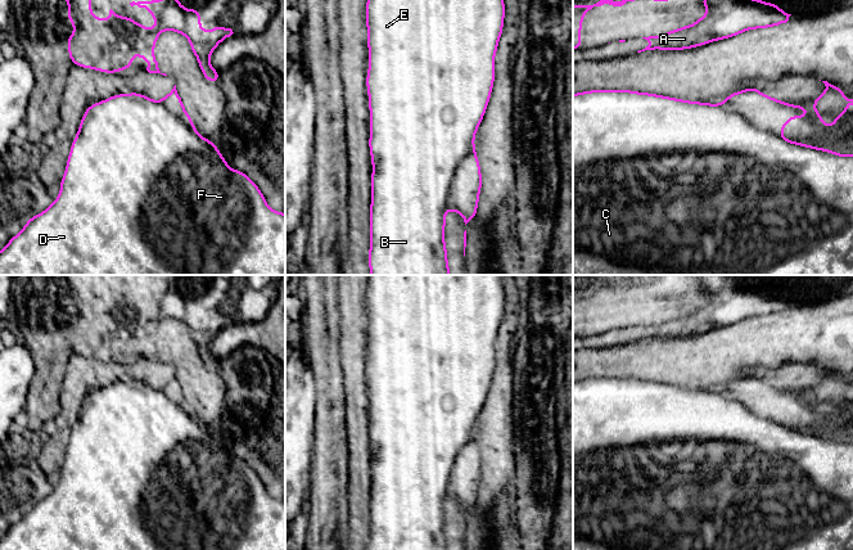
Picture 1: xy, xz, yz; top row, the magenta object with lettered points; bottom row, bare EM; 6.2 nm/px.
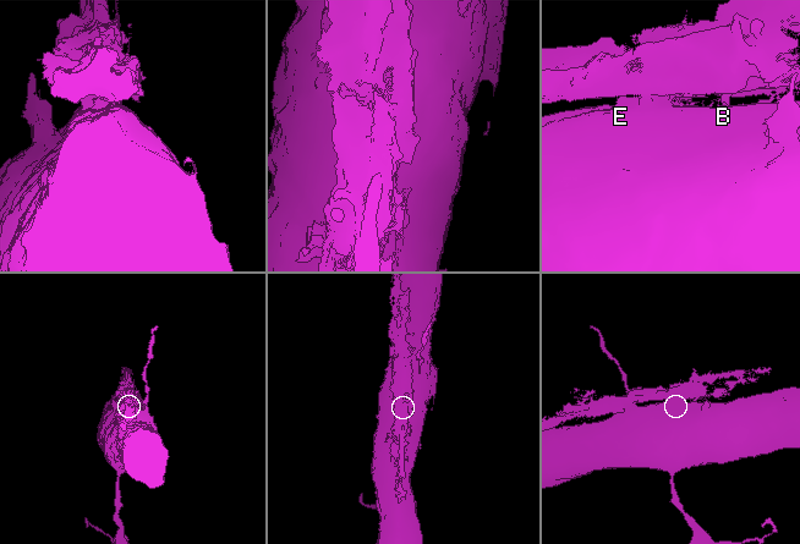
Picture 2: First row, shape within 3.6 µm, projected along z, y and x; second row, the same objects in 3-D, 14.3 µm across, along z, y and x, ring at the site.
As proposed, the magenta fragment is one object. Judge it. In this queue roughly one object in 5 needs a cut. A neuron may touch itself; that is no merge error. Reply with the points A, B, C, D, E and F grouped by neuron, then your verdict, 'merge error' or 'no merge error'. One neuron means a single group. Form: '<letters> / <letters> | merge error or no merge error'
A / B C D E F | merge error

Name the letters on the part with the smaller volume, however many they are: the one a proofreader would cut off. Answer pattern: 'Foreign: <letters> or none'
Foreign: A

